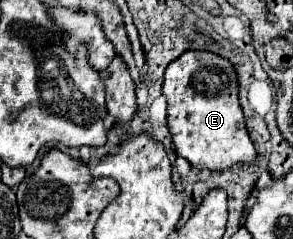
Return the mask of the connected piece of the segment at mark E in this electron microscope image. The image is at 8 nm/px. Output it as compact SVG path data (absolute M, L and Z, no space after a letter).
M194 50L184 52L180 58L176 58L170 64L170 68L166 68L162 94L168 100L168 128L174 140L174 150L178 156L186 158L194 168L226 170L234 164L244 164L254 160L256 150L246 132L244 114L238 104L238 76L226 58L220 58L212 52L194 52Z

